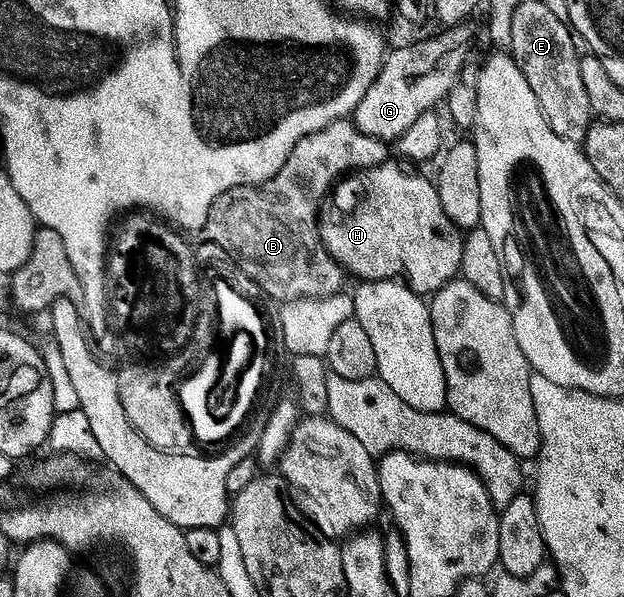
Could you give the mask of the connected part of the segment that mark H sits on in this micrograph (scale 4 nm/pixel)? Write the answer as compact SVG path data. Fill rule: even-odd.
M385 162L383 164L375 164L372 168L361 168L353 170L340 177L330 189L330 195L327 197L326 203L321 207L318 213L318 223L320 225L320 240L324 244L324 249L331 254L344 269L349 277L357 276L357 281L367 280L398 280L403 281L408 287L419 294L431 294L436 292L443 284L447 284L450 280L457 279L460 271L460 263L462 262L462 246L464 245L464 236L461 229L457 228L454 222L450 222L450 218L446 218L446 210L442 210L442 202L438 202L438 190L435 183L431 179L428 180L424 176L419 176L416 172L407 172L403 168L405 165L392 164L393 162Z

